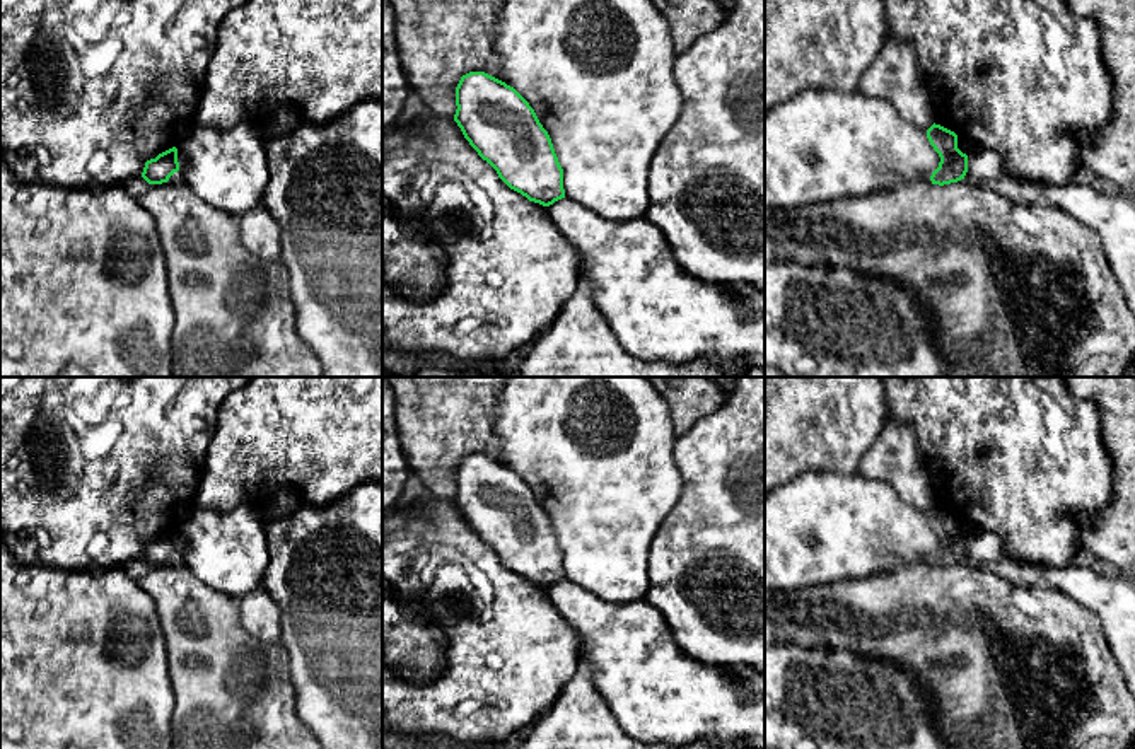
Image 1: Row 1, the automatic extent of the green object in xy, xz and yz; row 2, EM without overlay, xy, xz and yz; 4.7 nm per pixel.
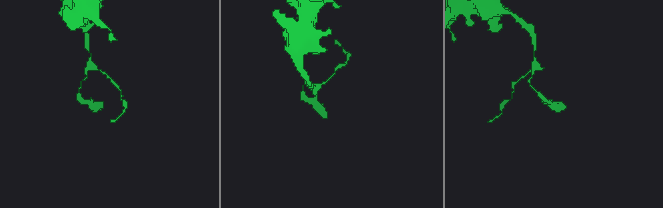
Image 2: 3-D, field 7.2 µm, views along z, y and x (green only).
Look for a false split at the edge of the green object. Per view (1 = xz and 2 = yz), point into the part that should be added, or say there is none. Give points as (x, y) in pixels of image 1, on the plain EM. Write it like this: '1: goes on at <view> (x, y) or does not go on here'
1: does not go on here
2: does not go on here

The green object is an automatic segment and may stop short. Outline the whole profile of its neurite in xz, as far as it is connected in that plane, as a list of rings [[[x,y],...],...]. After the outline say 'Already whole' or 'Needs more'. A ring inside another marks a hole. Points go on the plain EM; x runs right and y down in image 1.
[[[469,454],[456,469],[454,503],[514,573],[550,589],[565,580],[563,551],[529,485],[505,464]]]. Already whole

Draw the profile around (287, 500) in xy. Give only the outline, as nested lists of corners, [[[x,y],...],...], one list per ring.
[[[287,488],[287,490],[280,490],[259,510],[261,510],[261,515],[265,517],[265,520],[273,520],[273,519],[278,519],[282,515],[294,512],[299,505],[302,505],[300,495],[295,490]]]

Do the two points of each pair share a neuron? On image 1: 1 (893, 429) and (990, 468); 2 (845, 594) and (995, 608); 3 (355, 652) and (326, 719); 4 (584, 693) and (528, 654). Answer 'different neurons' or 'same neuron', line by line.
1: different neurons
2: same neuron
3: same neuron
4: different neurons

